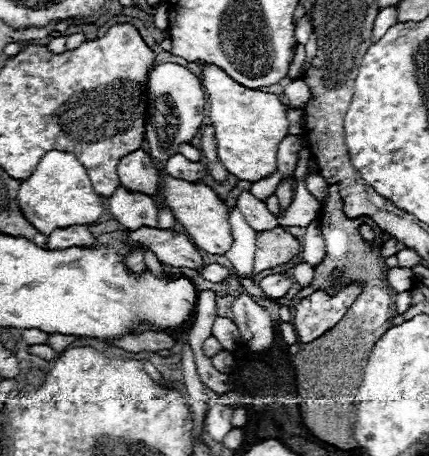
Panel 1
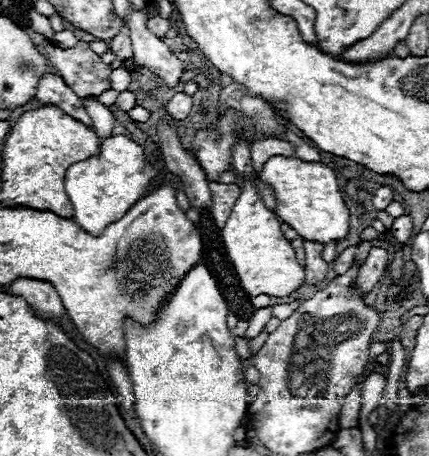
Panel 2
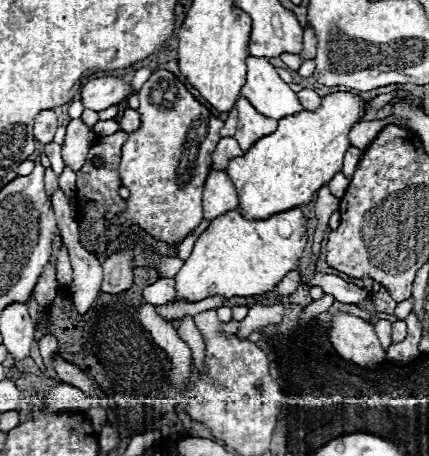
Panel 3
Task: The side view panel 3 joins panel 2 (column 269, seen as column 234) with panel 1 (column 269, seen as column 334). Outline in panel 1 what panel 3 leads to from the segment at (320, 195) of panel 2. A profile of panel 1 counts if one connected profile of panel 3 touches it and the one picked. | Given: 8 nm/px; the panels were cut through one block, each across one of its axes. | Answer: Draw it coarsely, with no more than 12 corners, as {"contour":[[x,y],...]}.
{"contour":[[202,62],[218,158],[240,180],[276,170],[288,134],[276,94]]}

